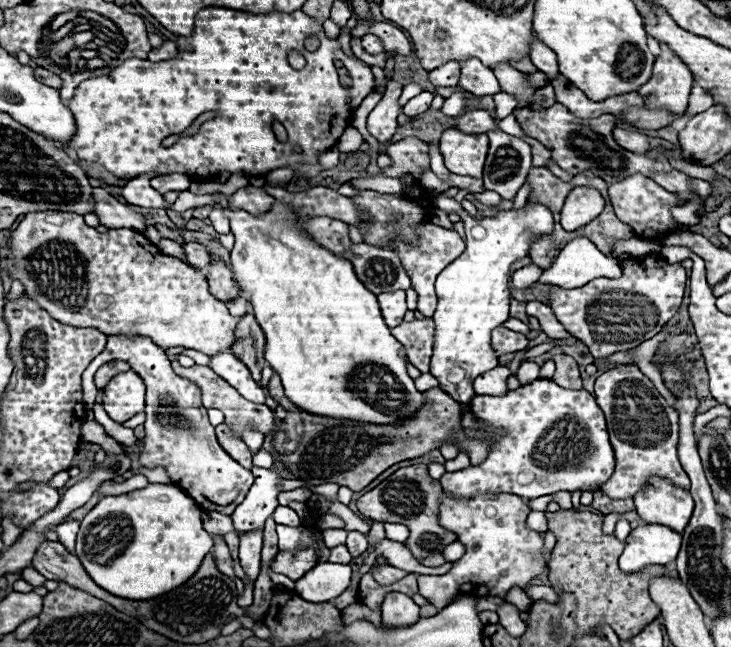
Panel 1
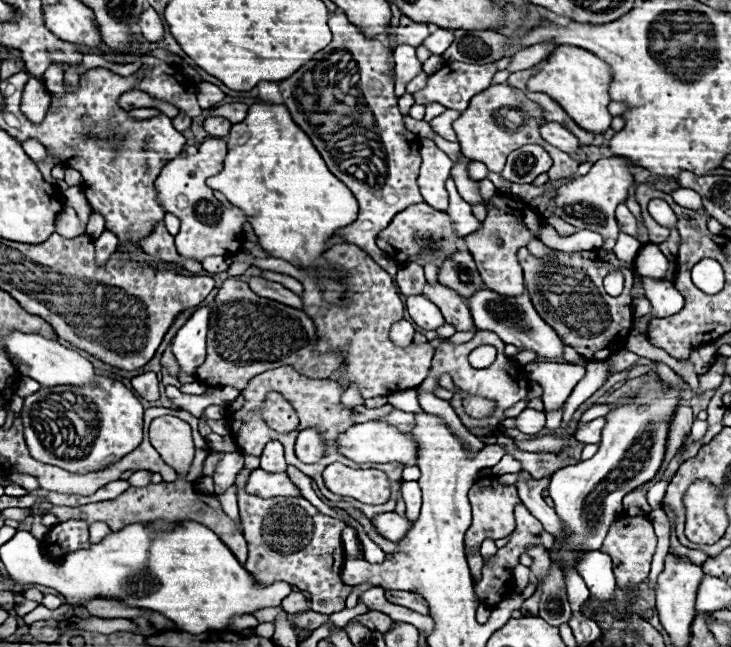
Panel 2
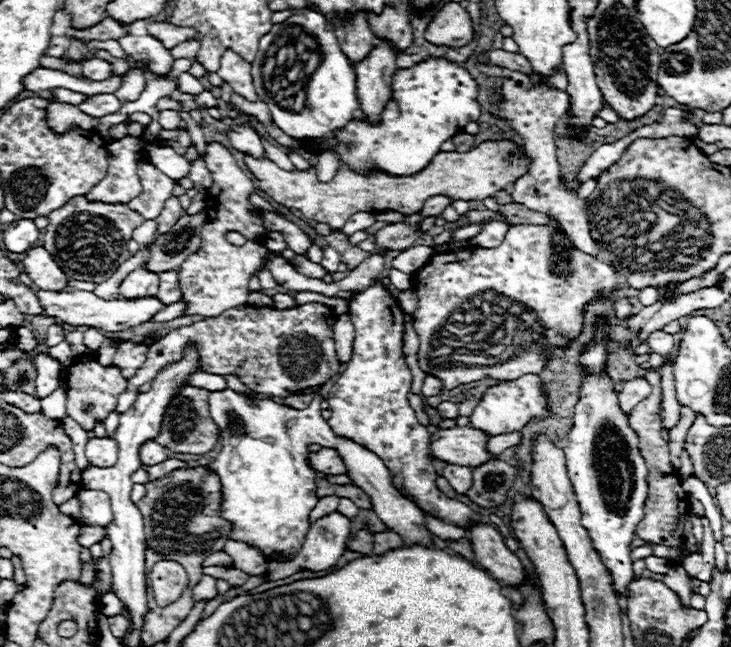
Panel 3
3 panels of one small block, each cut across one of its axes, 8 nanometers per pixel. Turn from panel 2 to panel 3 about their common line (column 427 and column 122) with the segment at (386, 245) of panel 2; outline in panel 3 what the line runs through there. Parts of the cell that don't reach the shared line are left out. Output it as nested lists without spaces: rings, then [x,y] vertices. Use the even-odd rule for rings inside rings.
[[[86,196],[72,198],[68,206],[48,216],[48,226],[42,236],[42,246],[52,254],[56,264],[68,274],[70,280],[104,282],[120,264],[120,242],[132,240],[132,232],[144,222],[144,216],[130,210],[126,204],[90,202]]]

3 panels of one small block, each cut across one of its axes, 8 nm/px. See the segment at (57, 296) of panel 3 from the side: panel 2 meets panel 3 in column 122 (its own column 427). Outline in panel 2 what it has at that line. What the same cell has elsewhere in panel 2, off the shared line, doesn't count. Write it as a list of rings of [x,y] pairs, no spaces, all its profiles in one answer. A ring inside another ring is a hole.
[[[408,296],[406,298],[406,310],[412,316],[414,324],[424,330],[436,330],[444,324],[444,318],[440,310],[424,296]]]

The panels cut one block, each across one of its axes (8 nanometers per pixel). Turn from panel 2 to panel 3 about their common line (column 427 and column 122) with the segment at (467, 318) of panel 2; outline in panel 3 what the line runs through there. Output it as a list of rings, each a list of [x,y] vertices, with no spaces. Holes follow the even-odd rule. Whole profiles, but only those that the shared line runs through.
[[[138,268],[134,272],[130,272],[122,286],[120,286],[120,296],[122,298],[140,298],[144,294],[152,294],[156,296],[160,288],[160,278],[158,272],[150,272],[144,268]]]

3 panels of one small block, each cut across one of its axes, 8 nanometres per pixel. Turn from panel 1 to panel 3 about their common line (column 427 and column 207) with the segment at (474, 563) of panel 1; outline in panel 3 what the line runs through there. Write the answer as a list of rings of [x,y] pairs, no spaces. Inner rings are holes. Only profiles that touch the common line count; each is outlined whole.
[[[202,578],[194,586],[194,598],[196,600],[212,600],[218,594],[216,590],[216,578]]]

